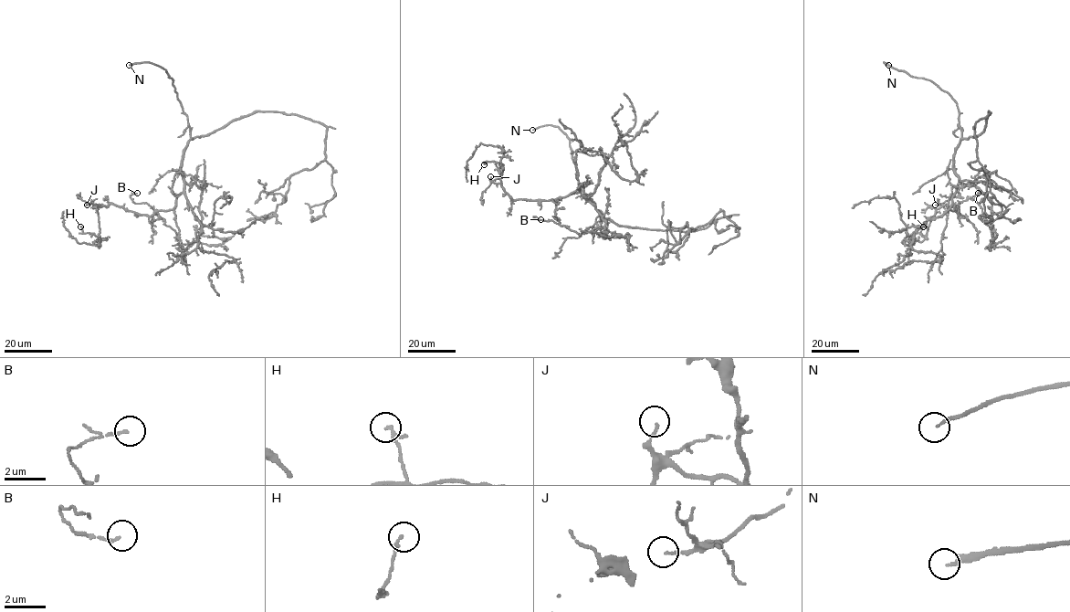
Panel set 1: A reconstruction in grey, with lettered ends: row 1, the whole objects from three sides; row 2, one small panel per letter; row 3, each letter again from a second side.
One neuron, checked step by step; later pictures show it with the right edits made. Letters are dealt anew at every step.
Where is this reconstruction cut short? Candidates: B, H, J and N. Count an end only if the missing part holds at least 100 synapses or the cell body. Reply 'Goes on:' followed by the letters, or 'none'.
Goes on: N

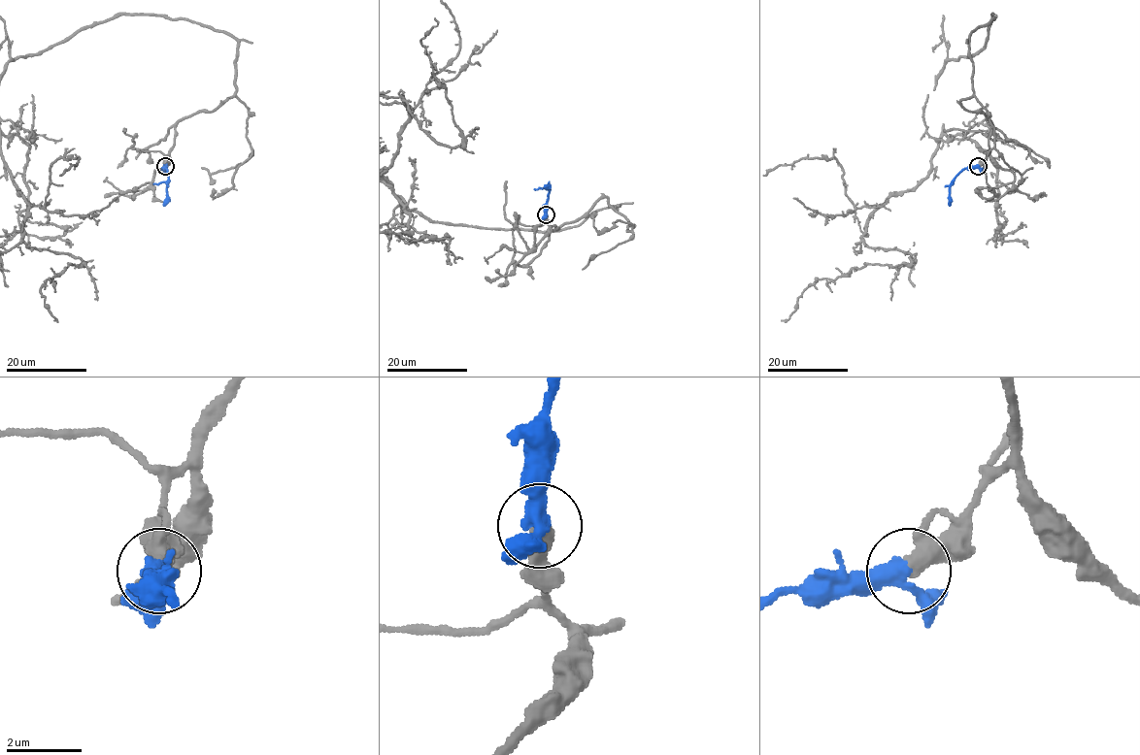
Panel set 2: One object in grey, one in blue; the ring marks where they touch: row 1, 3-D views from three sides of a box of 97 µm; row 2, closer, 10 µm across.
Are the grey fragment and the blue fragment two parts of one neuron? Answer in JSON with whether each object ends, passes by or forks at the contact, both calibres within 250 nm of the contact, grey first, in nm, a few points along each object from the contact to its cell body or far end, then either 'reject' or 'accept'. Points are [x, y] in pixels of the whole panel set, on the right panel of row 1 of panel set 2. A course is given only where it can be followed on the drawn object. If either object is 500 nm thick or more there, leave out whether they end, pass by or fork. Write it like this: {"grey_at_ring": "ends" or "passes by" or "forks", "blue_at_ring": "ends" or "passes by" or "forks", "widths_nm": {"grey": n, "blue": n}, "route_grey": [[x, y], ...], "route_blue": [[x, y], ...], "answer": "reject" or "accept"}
{"grey_at_ring": "passes by", "blue_at_ring": "passes by", "widths_nm": {"grey": 320, "blue": 400}, "route_blue": [[979, 166], [963, 168], [955, 179], [950, 187], [951, 205]], "answer": "accept"}

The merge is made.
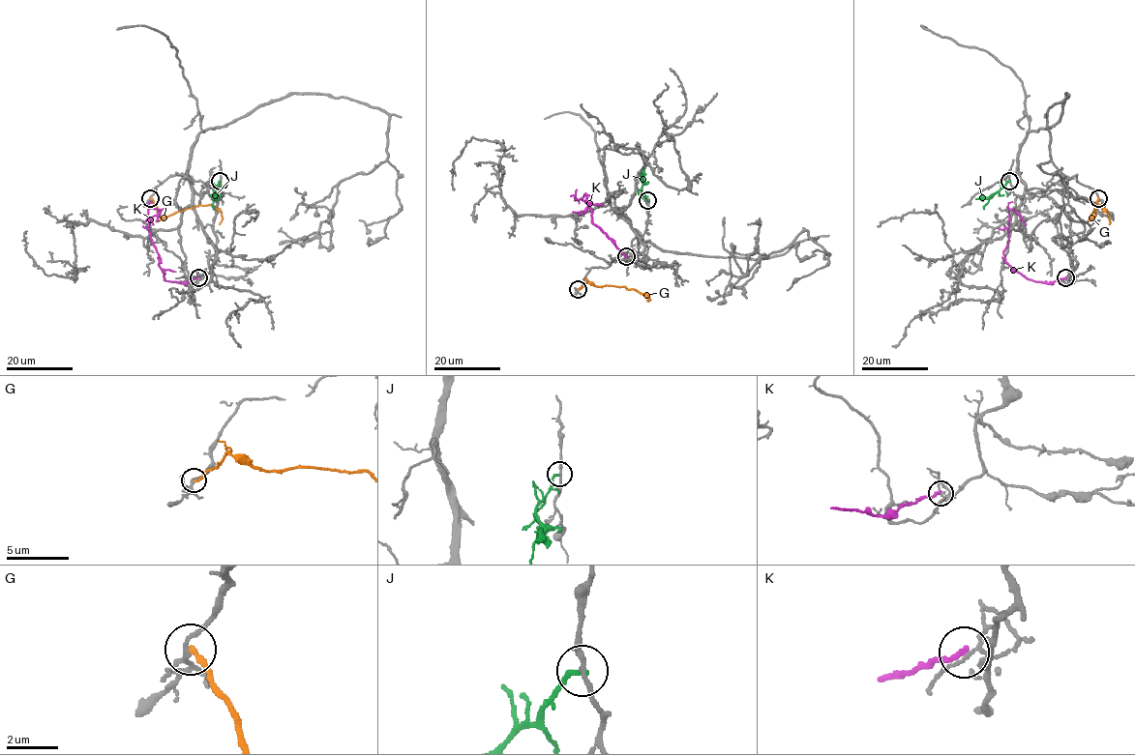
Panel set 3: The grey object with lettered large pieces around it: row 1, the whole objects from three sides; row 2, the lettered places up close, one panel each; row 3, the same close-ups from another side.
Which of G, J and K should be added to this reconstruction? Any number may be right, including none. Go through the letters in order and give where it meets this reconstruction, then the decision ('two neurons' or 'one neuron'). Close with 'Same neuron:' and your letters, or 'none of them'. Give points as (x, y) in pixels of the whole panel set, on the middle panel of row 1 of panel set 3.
G: (578, 289) | two neurons
J: (647, 200) | two neurons
K: (626, 256) | two neurons
Same neuron: none of them

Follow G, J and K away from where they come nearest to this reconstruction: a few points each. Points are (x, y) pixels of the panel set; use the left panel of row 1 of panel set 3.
G: (150, 198), (161, 217), (200, 205), (211, 205), (222, 215), (219, 223)
J: (220, 181), (214, 191), (215, 199)
K: (198, 277), (184, 283), (164, 278), (148, 228), (147, 214), (150, 208), (161, 211), (152, 217), (154, 224)

